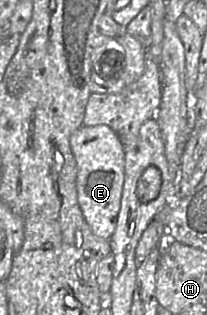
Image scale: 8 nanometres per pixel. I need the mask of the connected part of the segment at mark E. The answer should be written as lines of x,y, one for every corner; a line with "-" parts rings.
82,125
74,131
70,145
77,162
76,186
81,211
92,232
101,238
109,239
117,225
121,207
121,197
125,177
125,149
117,133
107,125

